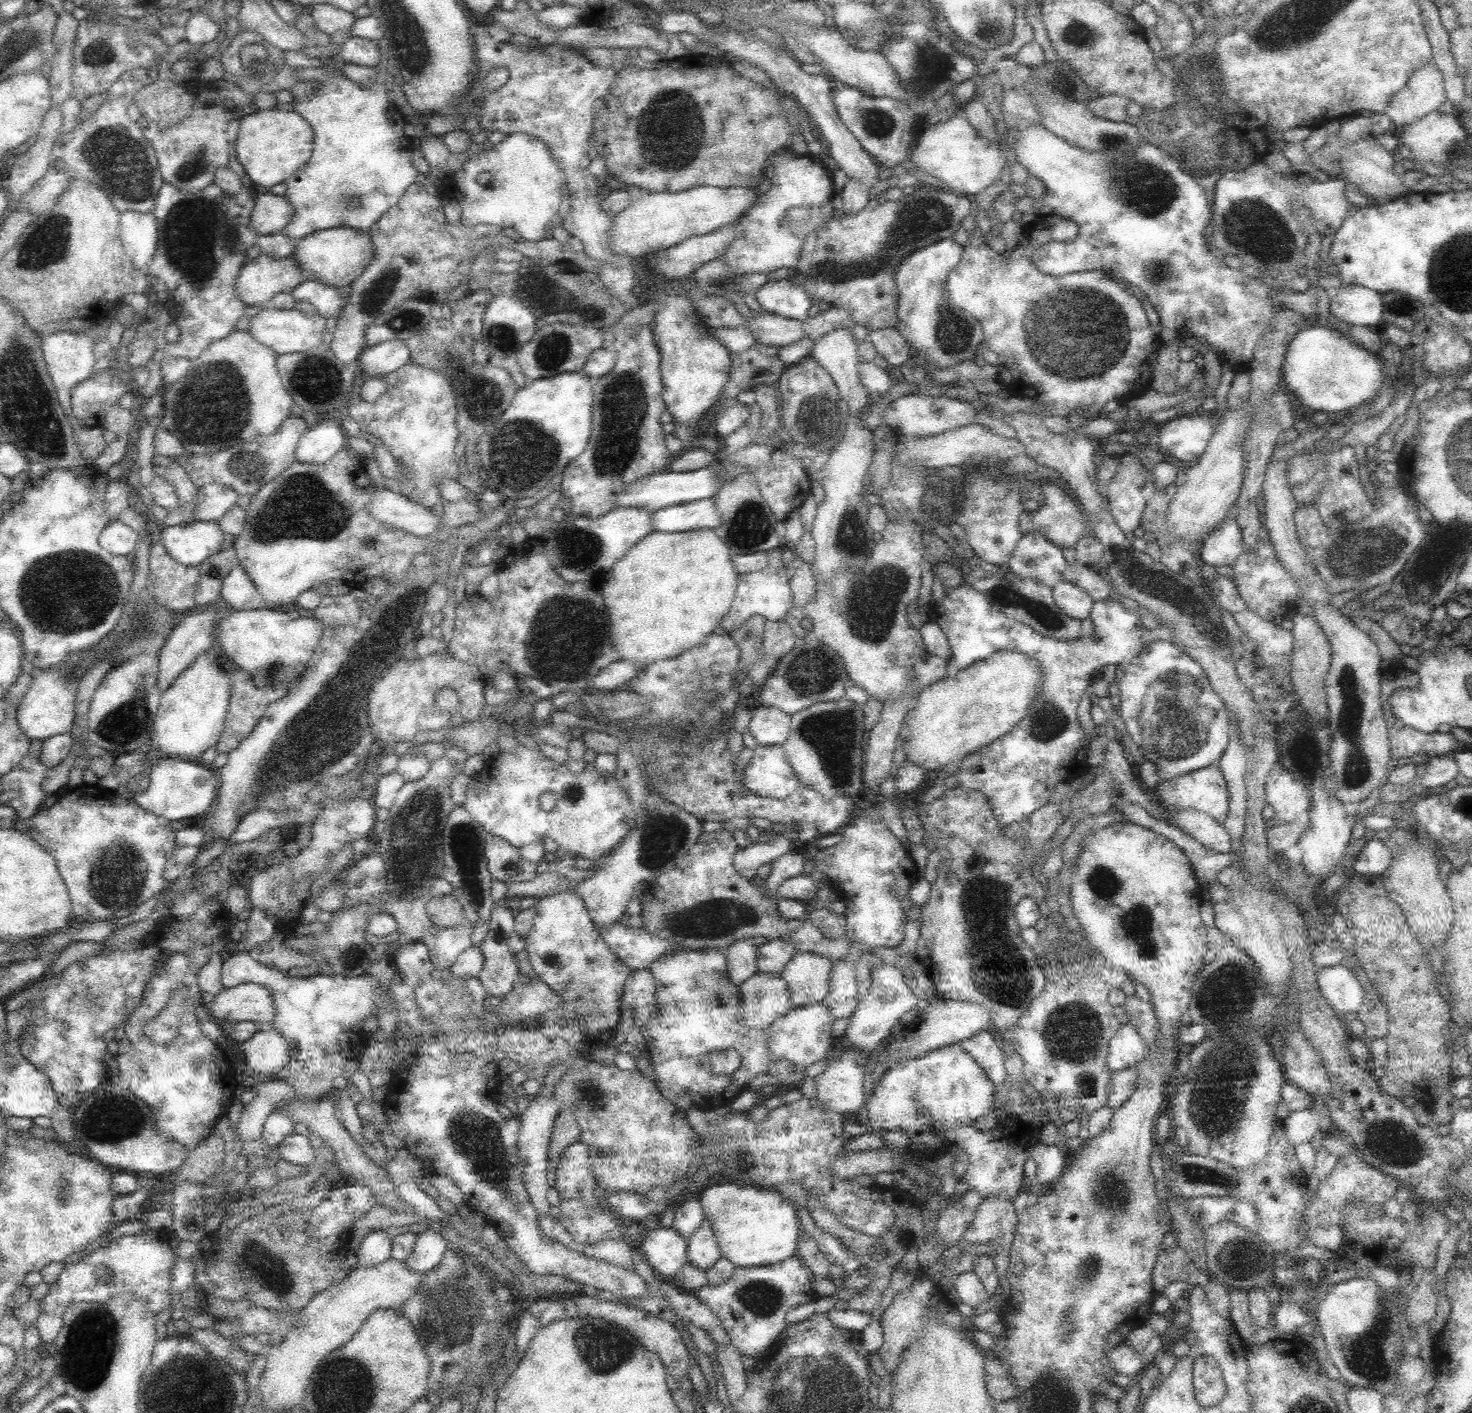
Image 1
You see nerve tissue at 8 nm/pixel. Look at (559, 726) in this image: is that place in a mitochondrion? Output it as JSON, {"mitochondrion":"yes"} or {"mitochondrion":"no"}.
{"mitochondrion":"no"}

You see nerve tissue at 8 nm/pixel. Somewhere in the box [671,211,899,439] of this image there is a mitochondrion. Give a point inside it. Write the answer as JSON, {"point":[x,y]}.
{"point":[865,267]}

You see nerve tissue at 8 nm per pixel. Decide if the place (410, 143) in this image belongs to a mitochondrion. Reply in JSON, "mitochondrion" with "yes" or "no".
{"mitochondrion":"no"}

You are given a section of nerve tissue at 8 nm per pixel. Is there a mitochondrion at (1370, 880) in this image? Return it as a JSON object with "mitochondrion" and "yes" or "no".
{"mitochondrion":"no"}

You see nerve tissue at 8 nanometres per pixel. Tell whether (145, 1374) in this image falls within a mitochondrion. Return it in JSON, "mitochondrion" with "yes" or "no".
{"mitochondrion":"no"}

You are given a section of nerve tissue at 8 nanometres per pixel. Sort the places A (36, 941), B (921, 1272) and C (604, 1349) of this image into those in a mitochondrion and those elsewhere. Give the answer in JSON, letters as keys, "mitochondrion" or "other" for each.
{"A":"other","B":"other","C":"mitochondrion"}

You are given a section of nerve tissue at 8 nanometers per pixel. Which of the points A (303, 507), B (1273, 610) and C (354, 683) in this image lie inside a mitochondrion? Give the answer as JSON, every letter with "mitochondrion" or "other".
{"A":"mitochondrion","B":"other","C":"mitochondrion"}

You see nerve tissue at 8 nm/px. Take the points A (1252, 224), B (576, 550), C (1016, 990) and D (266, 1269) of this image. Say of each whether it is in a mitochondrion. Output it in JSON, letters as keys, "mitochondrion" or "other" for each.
{"A":"mitochondrion","B":"mitochondrion","C":"mitochondrion","D":"mitochondrion"}

